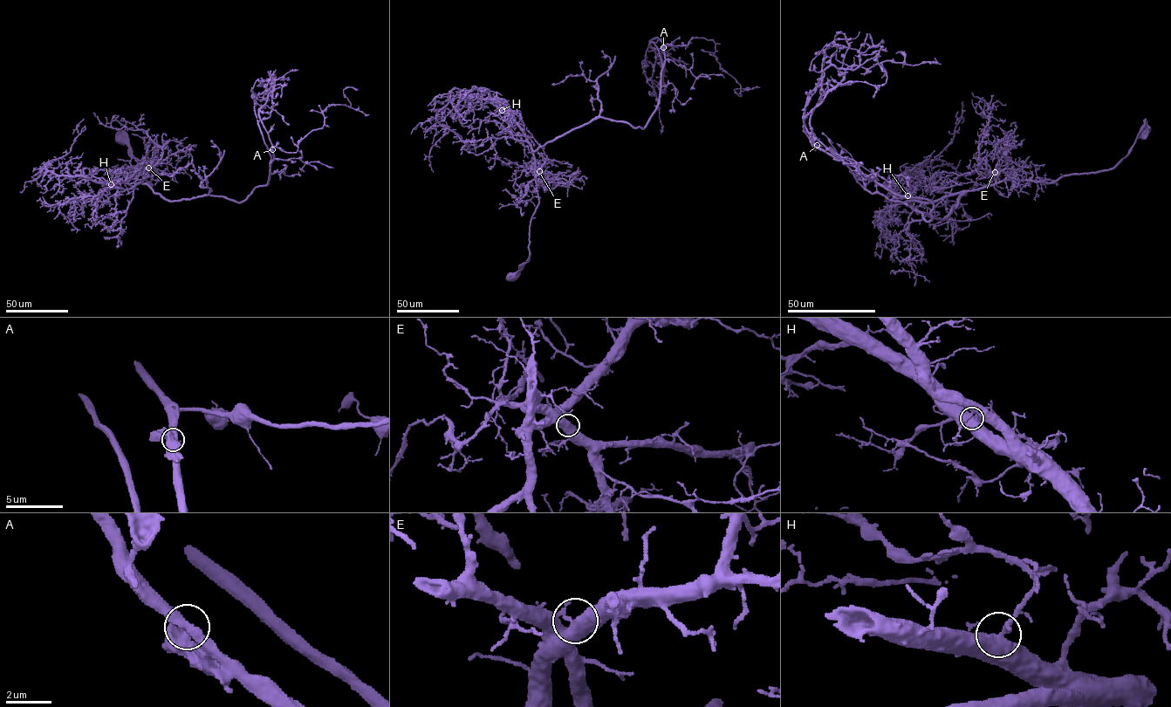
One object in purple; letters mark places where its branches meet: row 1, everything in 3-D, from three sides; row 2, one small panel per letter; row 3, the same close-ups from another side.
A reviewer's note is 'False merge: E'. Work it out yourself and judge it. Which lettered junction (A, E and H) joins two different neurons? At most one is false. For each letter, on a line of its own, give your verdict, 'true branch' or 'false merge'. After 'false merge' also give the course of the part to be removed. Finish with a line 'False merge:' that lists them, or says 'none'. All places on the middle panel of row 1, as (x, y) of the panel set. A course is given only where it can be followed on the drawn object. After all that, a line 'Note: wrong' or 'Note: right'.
A: true branch
E: true branch
H: true branch
False merge: none
Note: wrong

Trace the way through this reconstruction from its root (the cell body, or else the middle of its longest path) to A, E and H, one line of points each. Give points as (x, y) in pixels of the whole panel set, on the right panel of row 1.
A: (1145, 128), (1112, 168), (1000, 181), (944, 219), (917, 211), (928, 221), (928, 201), (817, 146)
E: (1145, 128), (1140, 129), (1131, 151), (1112, 168), (1064, 175), (1049, 182), (1019, 180), (996, 182), (995, 172)
H: (1145, 128), (1131, 151), (1112, 168), (1064, 175), (1049, 182), (1000, 181), (927, 202), (913, 201), (907, 195)

